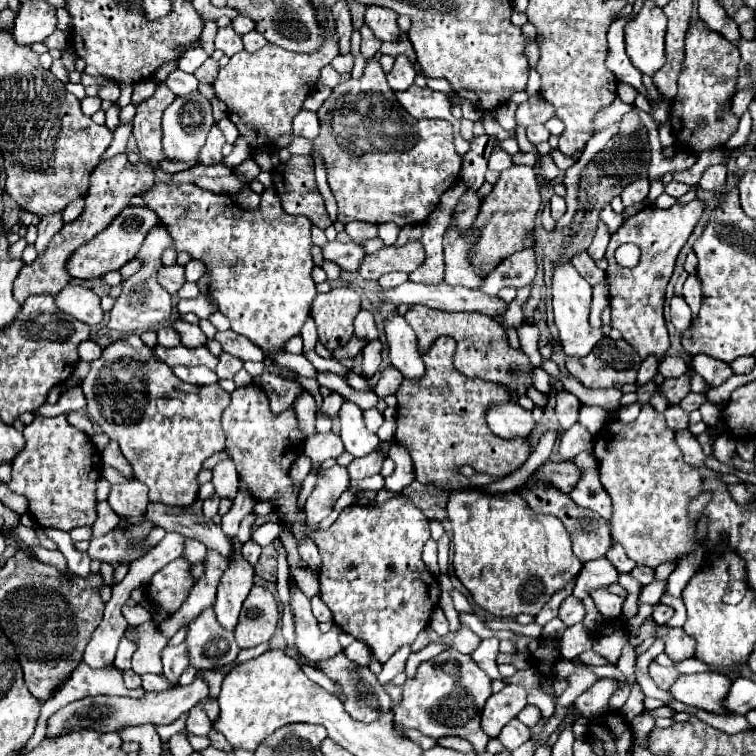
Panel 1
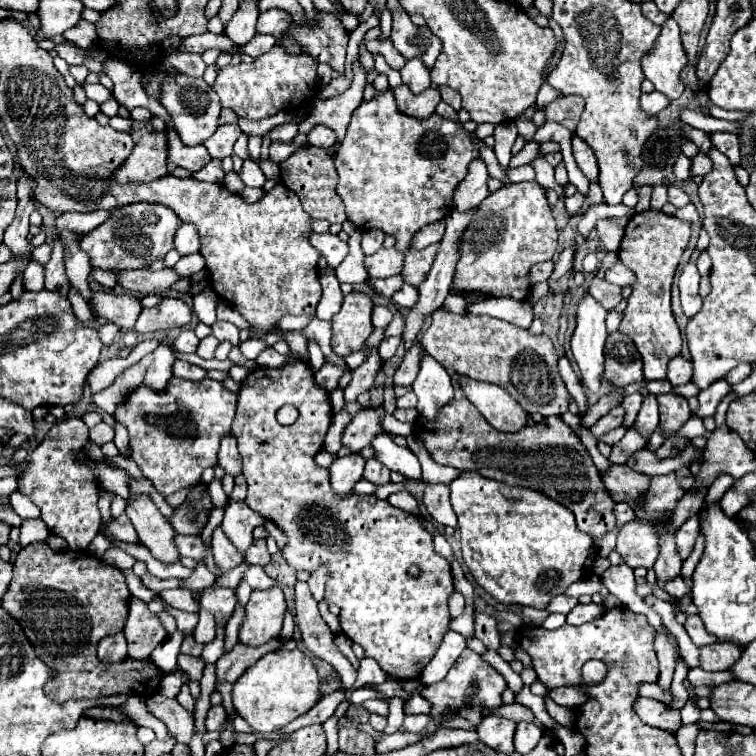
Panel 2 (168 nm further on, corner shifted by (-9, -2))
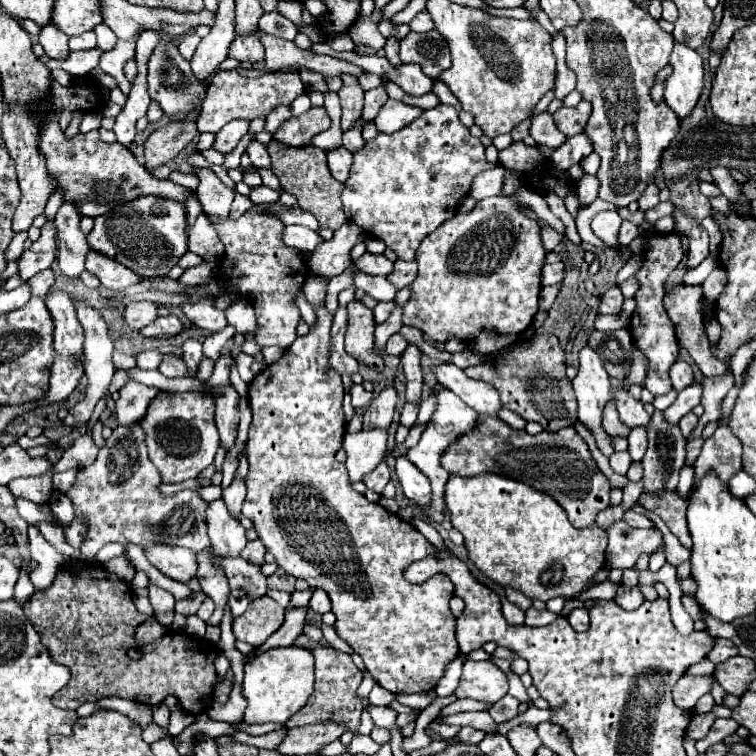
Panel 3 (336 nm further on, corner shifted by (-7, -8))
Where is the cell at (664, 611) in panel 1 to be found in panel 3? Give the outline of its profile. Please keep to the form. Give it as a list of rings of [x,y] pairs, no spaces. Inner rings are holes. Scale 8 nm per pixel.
[[[716,638],[716,644],[714,644],[714,648],[710,650],[708,660],[712,660],[714,664],[720,664],[720,662],[732,658],[732,656],[738,656],[738,654],[740,654],[740,652],[738,652],[738,648],[734,648],[734,642],[724,640],[724,638]]]

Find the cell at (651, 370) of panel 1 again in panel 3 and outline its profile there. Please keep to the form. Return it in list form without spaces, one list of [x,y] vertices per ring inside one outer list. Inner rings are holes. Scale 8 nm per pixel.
[[[642,426],[632,428],[632,432],[628,436],[628,442],[630,442],[628,452],[630,452],[632,462],[640,462],[642,456],[644,456],[644,452],[646,452],[646,430]]]

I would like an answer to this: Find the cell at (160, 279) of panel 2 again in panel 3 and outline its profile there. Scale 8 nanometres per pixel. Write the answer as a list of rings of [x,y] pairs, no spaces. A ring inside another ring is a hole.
[[[90,250],[86,254],[86,270],[96,274],[98,280],[102,282],[102,286],[110,288],[110,290],[124,290],[132,284],[138,284],[138,274],[134,274],[130,268],[118,264],[116,260],[110,260],[108,256],[102,256],[100,252]]]

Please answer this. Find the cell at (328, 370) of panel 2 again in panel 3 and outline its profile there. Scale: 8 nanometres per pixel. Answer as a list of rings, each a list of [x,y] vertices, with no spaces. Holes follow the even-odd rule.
[[[340,306],[336,310],[336,314],[334,314],[334,324],[332,324],[332,354],[330,354],[330,364],[340,374],[344,374],[344,372],[354,374],[354,372],[358,372],[358,360],[352,358],[350,354],[346,354],[346,350],[344,350],[346,324],[348,324],[346,306]]]

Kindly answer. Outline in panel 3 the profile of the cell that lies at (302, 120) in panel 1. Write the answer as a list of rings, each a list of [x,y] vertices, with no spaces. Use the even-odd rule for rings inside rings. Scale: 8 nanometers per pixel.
[[[338,148],[338,150],[332,150],[332,152],[326,152],[326,156],[328,156],[328,166],[330,166],[332,176],[340,182],[348,180],[352,154],[346,148]]]

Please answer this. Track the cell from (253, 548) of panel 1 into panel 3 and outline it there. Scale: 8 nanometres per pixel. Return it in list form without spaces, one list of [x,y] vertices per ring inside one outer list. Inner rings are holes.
[[[252,540],[252,542],[248,542],[246,544],[246,548],[242,550],[242,558],[244,560],[248,560],[250,564],[256,564],[256,566],[262,566],[264,564],[264,552],[266,552],[266,548],[264,548],[264,544],[260,542],[260,540]]]

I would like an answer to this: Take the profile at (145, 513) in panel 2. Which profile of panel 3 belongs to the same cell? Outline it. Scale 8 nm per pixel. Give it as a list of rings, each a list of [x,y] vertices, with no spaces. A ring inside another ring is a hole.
[[[150,546],[146,552],[148,560],[166,576],[178,582],[188,582],[196,576],[198,570],[198,560],[196,554],[188,548],[178,548],[178,546]]]

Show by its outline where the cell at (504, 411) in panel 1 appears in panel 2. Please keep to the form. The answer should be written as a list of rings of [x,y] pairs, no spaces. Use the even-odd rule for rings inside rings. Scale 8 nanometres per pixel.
[[[462,376],[460,382],[468,400],[480,410],[480,414],[496,430],[506,432],[506,434],[516,434],[526,426],[528,414],[524,414],[524,410],[516,406],[516,400],[510,398],[508,392],[504,392],[500,386],[478,382],[466,376]]]

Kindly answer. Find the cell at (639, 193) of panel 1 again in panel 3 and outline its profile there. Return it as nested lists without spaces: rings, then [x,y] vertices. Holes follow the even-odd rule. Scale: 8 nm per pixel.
[[[650,184],[650,186],[642,192],[642,196],[640,196],[640,200],[638,200],[640,210],[644,212],[644,210],[648,210],[648,208],[654,208],[654,206],[660,202],[658,194],[660,194],[660,188],[658,188],[656,184]]]

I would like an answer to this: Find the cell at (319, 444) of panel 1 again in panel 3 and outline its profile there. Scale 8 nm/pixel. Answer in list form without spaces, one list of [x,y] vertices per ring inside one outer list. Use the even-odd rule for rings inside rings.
[[[388,386],[372,402],[364,412],[364,430],[370,428],[388,428],[396,408],[396,388]]]

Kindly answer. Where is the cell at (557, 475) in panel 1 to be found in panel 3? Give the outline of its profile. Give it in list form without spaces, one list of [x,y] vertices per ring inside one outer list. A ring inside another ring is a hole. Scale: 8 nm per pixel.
[[[662,492],[660,496],[640,496],[638,500],[646,510],[656,512],[682,546],[690,550],[690,532],[686,528],[686,500],[676,492]]]

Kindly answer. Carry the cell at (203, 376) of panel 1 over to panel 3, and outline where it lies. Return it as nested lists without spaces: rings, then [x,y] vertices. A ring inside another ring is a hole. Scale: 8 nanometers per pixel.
[[[164,354],[162,364],[158,366],[158,370],[166,378],[182,378],[182,376],[186,376],[186,364],[180,358],[176,358],[174,354]]]

